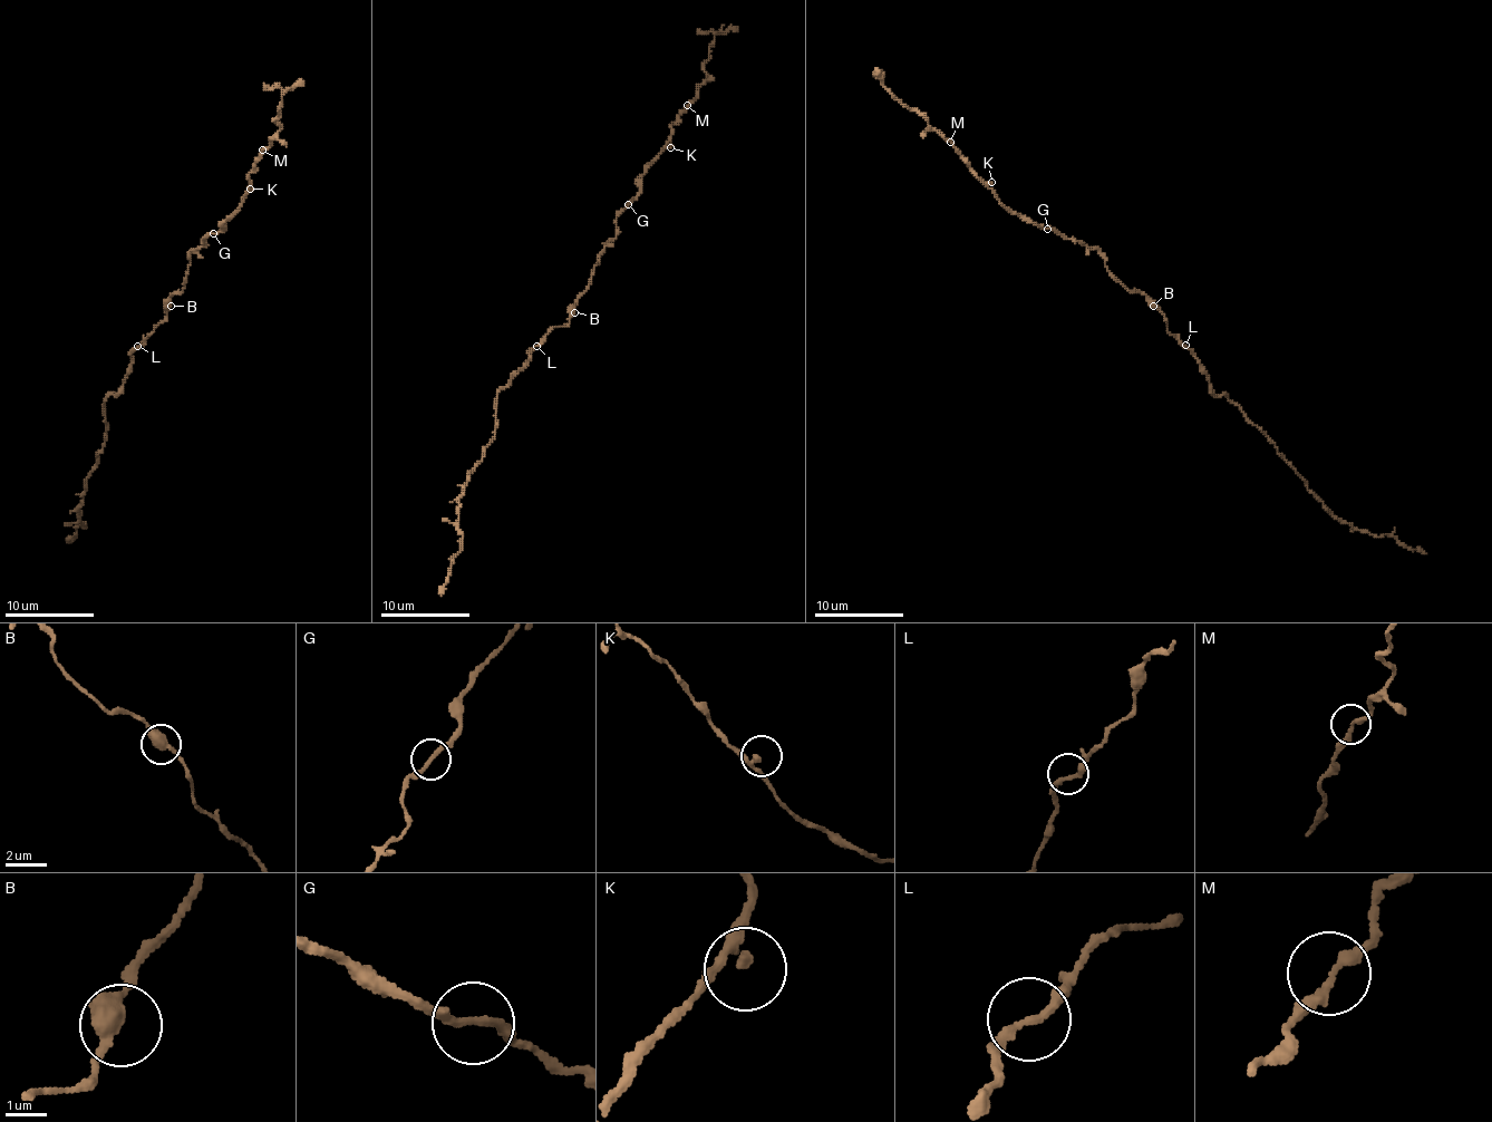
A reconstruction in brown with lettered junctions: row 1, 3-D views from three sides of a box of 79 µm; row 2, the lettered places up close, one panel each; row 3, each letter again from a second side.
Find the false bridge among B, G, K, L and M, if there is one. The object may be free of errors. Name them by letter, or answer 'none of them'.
none of them

